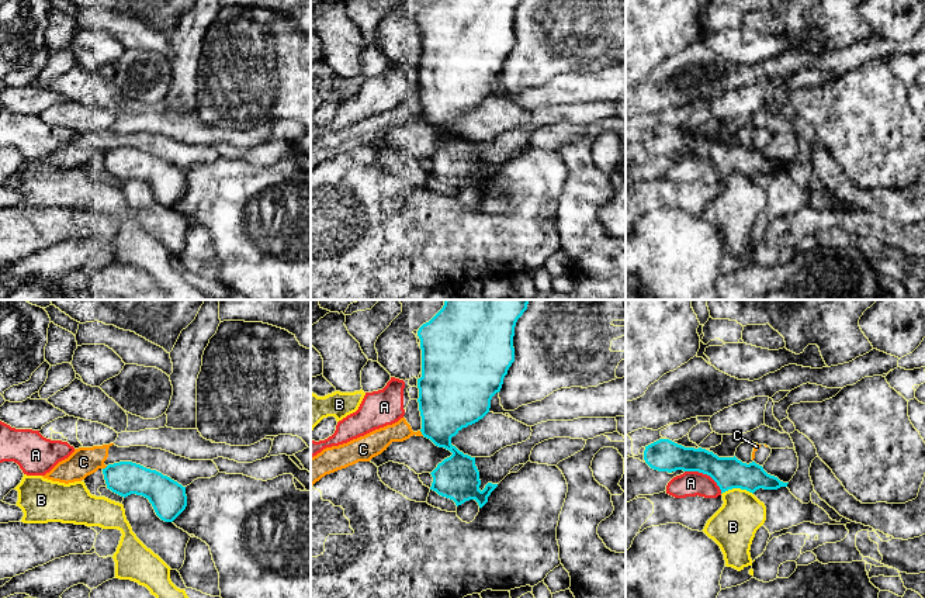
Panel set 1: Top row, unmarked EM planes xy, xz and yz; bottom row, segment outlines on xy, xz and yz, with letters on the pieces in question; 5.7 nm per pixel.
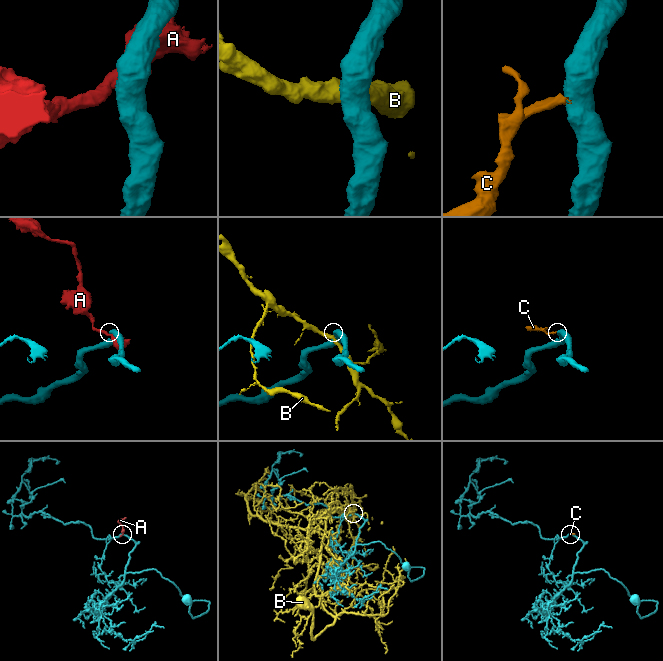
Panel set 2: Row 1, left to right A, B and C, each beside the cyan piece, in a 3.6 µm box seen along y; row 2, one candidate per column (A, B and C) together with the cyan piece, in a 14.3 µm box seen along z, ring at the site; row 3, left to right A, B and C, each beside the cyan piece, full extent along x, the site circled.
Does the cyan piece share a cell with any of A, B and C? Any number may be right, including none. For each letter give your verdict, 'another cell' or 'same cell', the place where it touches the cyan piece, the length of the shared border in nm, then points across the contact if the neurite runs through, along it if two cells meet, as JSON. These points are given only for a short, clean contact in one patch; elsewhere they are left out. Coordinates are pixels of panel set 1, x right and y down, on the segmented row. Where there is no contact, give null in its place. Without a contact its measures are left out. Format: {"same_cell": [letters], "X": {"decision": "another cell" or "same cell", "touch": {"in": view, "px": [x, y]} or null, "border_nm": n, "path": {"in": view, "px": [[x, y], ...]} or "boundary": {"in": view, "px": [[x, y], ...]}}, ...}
{"same_cell": [], "A": {"decision": "another cell", "touch": {"in": "yz", "px": [706, 473]}, "border_nm": 260}, "B": {"decision": "another cell", "touch": {"in": "yz", "px": [737, 487]}, "border_nm": 180}, "C": {"decision": "another cell", "touch": {"in": "xz", "px": [422, 434]}, "border_nm": 40}}

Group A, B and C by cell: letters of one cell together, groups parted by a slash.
A / B / C

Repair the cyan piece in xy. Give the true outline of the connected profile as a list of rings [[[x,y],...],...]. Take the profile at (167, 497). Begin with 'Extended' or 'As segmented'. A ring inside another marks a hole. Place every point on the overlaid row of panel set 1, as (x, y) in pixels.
As segmented. [[[119,462],[108,464],[103,474],[108,490],[124,498],[131,494],[148,498],[164,522],[173,522],[187,507],[186,487],[156,470]]]

